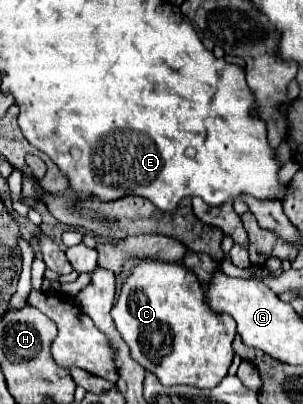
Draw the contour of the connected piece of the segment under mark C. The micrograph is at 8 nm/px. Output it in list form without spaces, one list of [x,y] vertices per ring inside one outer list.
[[[156,260],[138,262],[122,286],[120,298],[112,308],[112,318],[118,332],[122,334],[124,342],[130,348],[132,360],[136,360],[146,372],[154,374],[164,386],[186,384],[194,388],[214,388],[228,374],[228,368],[234,358],[232,340],[236,336],[236,322],[226,314],[210,312],[210,308],[204,302],[202,284],[180,262],[174,264],[164,264]]]

